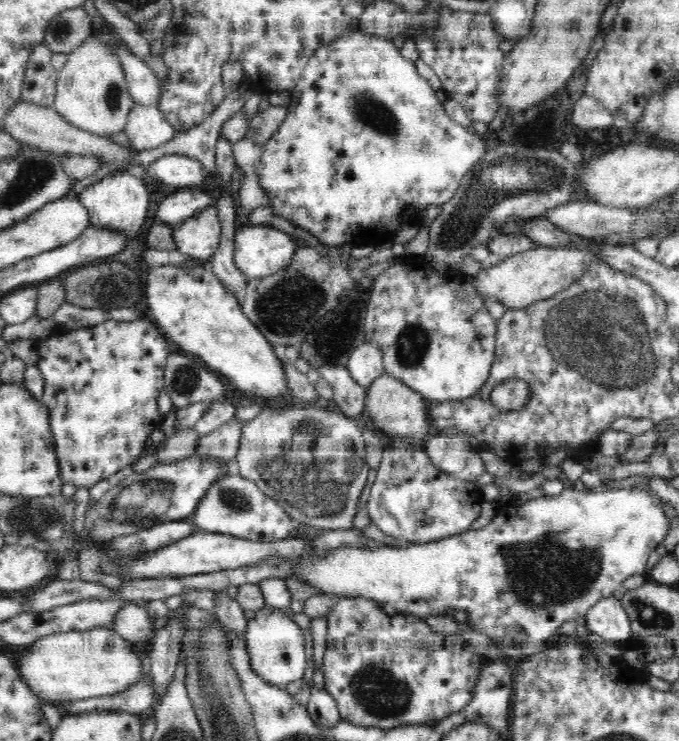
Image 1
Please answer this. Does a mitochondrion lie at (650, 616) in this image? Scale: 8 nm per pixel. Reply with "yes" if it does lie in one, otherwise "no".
yes

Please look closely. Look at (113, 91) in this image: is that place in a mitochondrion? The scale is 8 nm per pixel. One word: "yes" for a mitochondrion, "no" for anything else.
yes

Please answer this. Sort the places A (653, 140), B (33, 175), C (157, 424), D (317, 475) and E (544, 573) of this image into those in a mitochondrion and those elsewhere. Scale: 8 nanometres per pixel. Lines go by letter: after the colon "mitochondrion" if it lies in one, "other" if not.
A: other
B: mitochondrion
C: other
D: mitochondrion
E: mitochondrion

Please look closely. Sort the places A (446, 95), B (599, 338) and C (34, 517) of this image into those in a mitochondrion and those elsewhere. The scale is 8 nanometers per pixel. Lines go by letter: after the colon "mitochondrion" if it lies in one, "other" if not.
A: other
B: mitochondrion
C: mitochondrion

